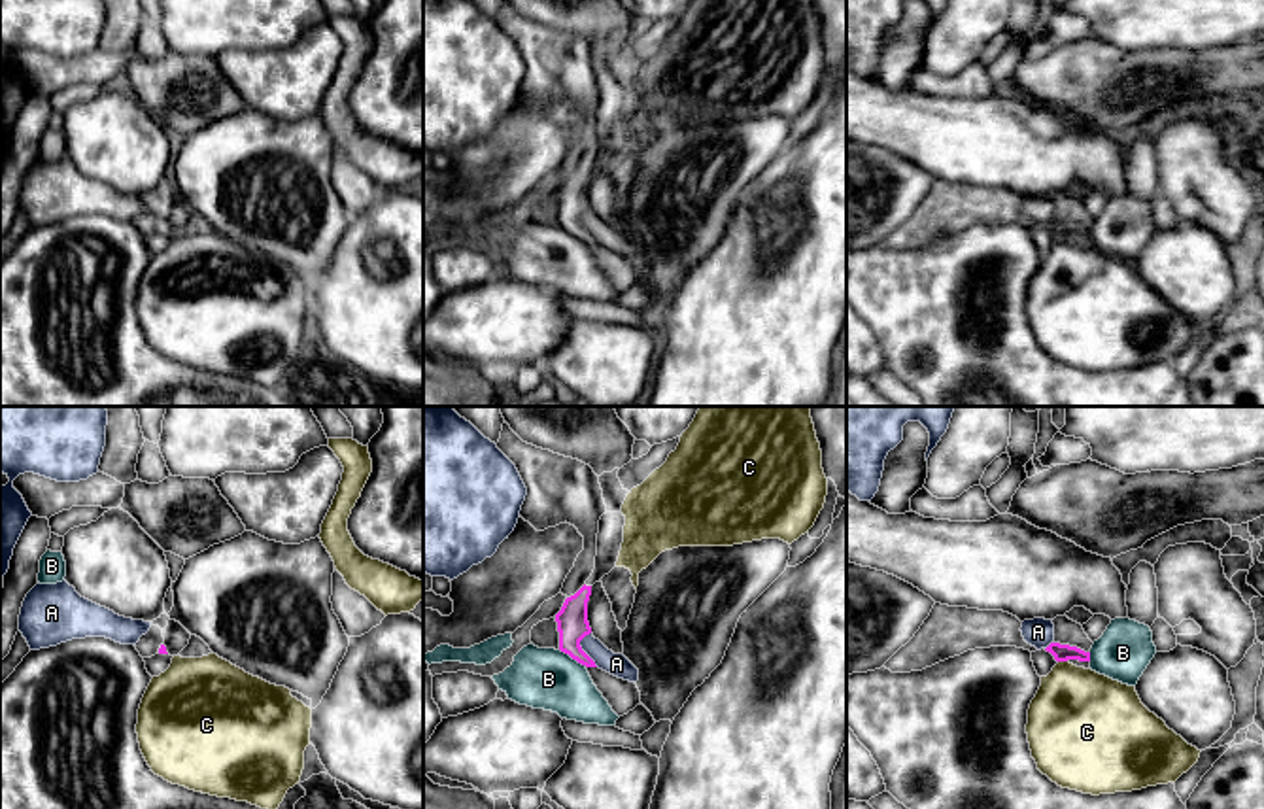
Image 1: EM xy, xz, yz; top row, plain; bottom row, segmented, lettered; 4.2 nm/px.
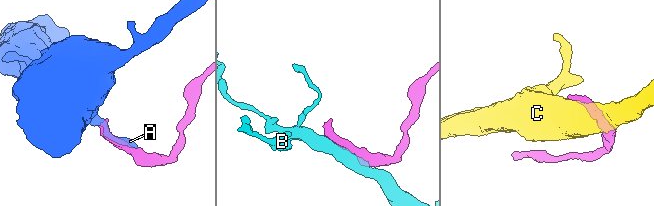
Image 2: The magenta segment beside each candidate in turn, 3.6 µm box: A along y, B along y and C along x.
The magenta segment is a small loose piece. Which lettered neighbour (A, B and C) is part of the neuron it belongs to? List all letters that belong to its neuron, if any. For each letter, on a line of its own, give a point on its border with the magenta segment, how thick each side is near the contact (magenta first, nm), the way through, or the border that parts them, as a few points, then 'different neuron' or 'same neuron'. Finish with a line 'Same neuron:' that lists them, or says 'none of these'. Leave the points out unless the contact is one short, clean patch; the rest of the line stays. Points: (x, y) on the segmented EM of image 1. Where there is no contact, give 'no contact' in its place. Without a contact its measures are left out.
A: meets magenta in xz at (580, 649); 140 nm thick on the magenta side, 100 nm on the other; different neuron
B: meets magenta in xz at (573, 658); 140 nm thick on the magenta side, 260 nm on the other; different neuron
C: meets magenta in yz at (1062, 660); 80 nm thick on the magenta side, 400 nm on the other; different neuron
Same neuron: none of these

